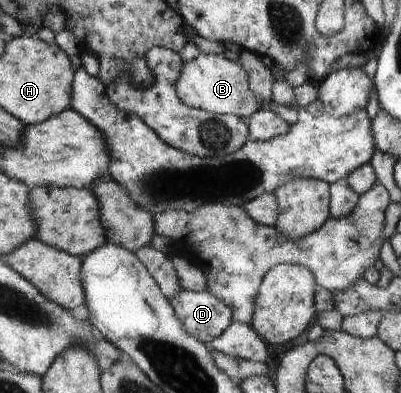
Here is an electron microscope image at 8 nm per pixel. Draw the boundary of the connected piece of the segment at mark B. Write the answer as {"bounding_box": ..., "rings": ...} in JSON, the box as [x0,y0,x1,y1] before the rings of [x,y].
{"bounding_box":[176,52,299,125],"rings":[[[199,52],[191,61],[184,62],[176,90],[185,105],[211,113],[233,115],[246,120],[253,116],[253,113],[259,112],[259,109],[267,109],[279,114],[289,124],[293,125],[299,120],[299,113],[296,109],[275,101],[271,101],[265,108],[263,101],[256,96],[256,93],[253,93],[245,69],[235,60],[229,61],[229,58],[222,53],[215,55]]]}

